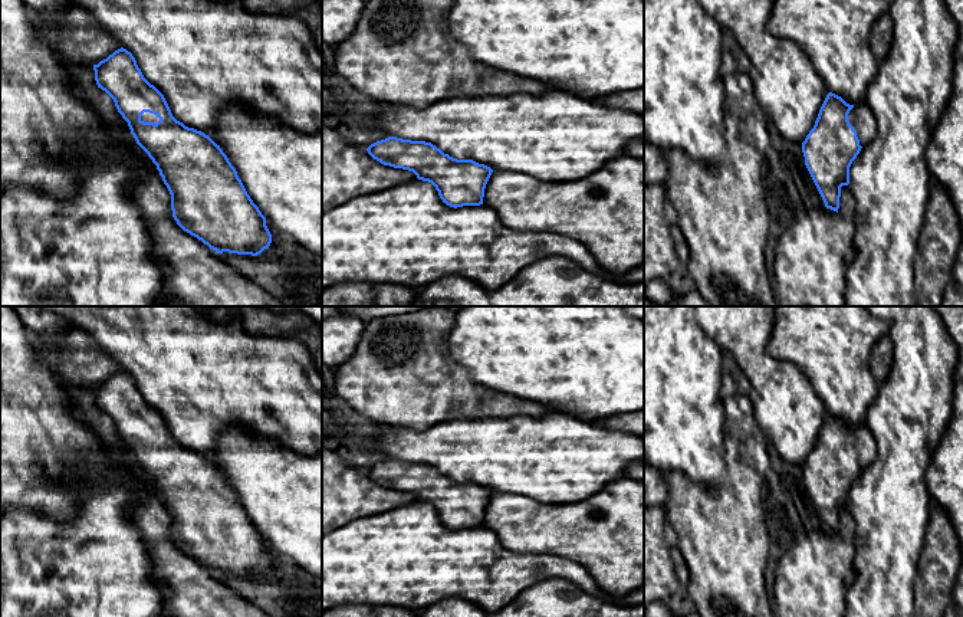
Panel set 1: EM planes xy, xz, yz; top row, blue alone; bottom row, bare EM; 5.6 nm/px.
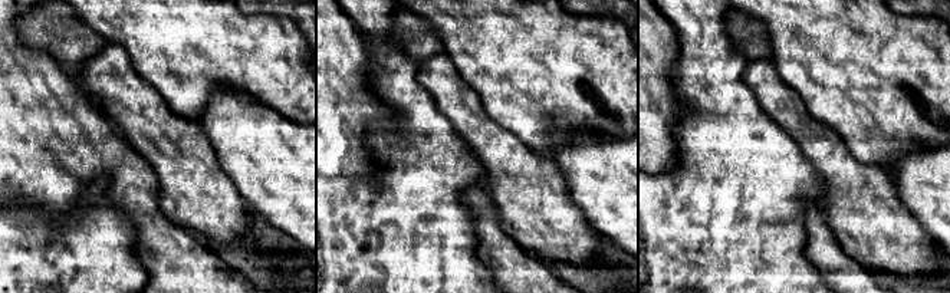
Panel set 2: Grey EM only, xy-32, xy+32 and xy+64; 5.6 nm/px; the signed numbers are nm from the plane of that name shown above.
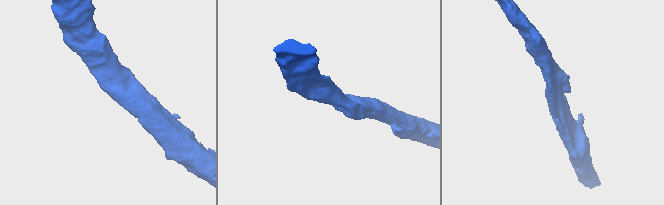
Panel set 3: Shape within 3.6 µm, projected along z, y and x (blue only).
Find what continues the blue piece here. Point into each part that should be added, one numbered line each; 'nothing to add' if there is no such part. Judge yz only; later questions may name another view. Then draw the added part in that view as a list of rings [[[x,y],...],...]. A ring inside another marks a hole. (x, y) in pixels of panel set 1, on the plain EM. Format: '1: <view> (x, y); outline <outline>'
1: yz (861, 439); outline [[[867,424],[854,427],[848,436],[848,443],[857,453],[860,467],[865,469],[875,456],[875,440]]]

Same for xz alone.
nothing to add

